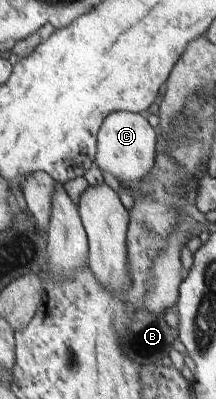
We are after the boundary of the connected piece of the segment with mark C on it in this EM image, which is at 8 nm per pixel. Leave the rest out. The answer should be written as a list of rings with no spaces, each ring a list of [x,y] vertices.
[[[126,111],[112,113],[100,129],[96,163],[100,169],[109,172],[119,182],[139,182],[147,178],[156,165],[158,132],[158,128],[147,121],[145,114]]]

